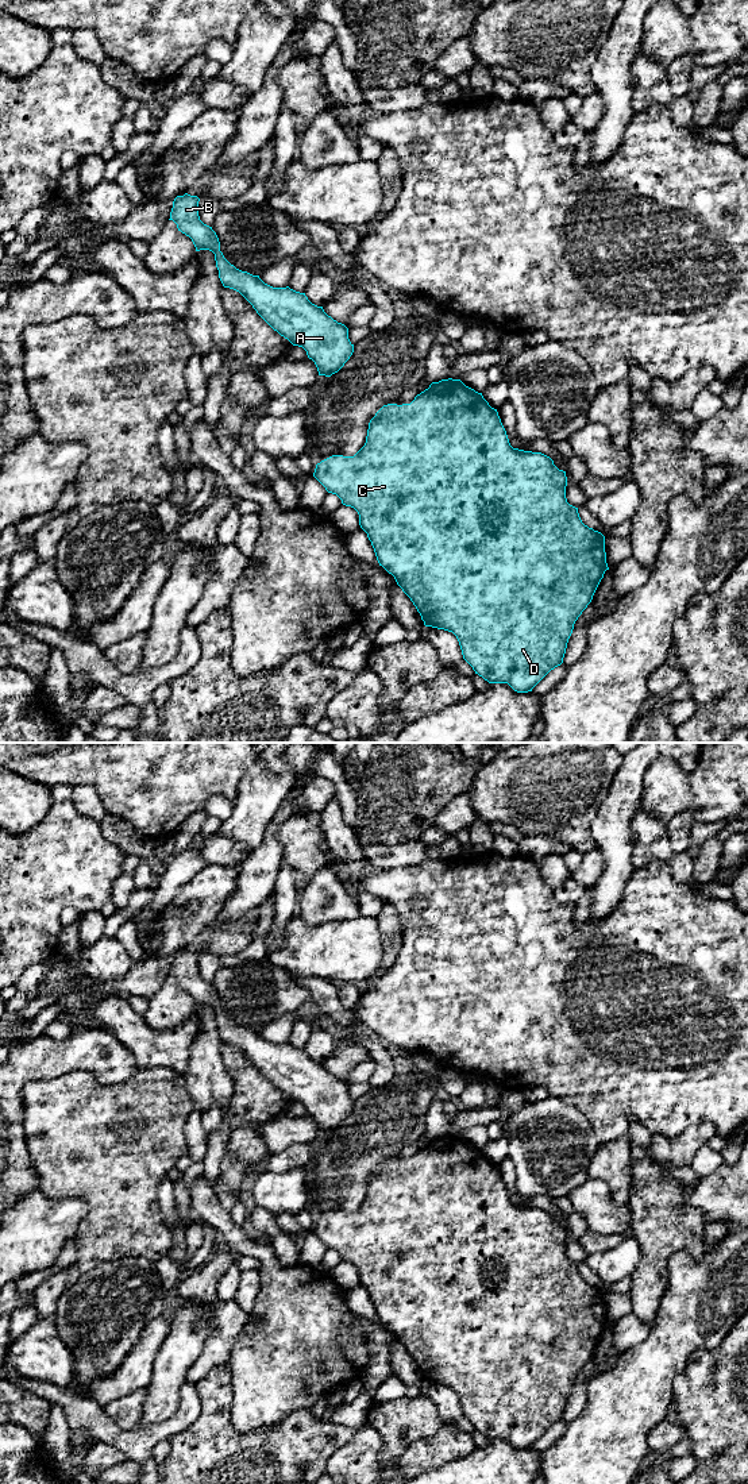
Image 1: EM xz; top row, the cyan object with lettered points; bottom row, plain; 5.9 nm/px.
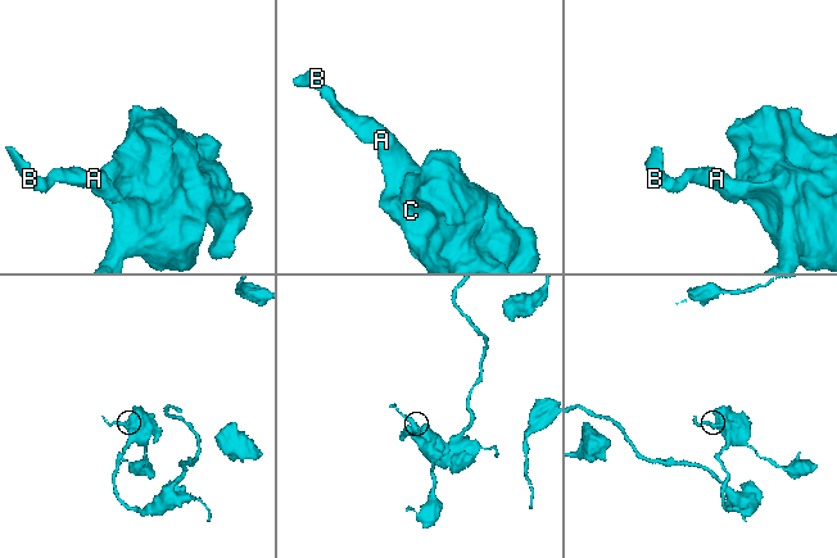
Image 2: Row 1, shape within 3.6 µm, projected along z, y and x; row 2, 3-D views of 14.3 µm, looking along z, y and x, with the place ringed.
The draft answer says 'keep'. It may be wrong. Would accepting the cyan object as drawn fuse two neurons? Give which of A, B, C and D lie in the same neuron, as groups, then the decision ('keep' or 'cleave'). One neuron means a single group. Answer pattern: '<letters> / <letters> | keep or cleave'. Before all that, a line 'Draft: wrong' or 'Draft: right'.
Draft: right
A B C D | keep

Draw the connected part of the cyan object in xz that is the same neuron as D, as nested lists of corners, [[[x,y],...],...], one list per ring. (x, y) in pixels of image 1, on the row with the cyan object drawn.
[[[460,379],[432,382],[410,404],[383,405],[369,423],[365,446],[354,456],[332,455],[316,465],[313,477],[328,493],[336,494],[342,504],[354,508],[359,525],[367,533],[377,560],[410,598],[425,627],[452,632],[460,645],[463,659],[475,674],[489,683],[508,683],[517,693],[528,693],[555,667],[563,663],[574,624],[591,602],[606,570],[605,536],[585,525],[578,508],[566,498],[567,477],[554,460],[541,454],[513,448],[497,409],[491,408],[482,393],[466,386]]]

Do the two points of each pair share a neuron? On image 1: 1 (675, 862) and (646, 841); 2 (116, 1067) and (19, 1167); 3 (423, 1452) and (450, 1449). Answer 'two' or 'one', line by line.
1: one
2: one
3: one

